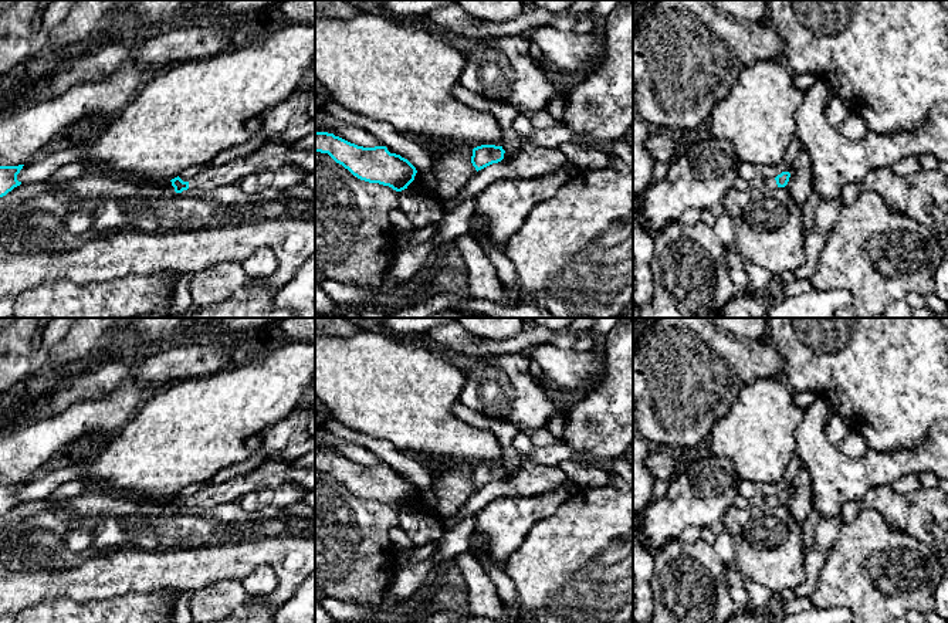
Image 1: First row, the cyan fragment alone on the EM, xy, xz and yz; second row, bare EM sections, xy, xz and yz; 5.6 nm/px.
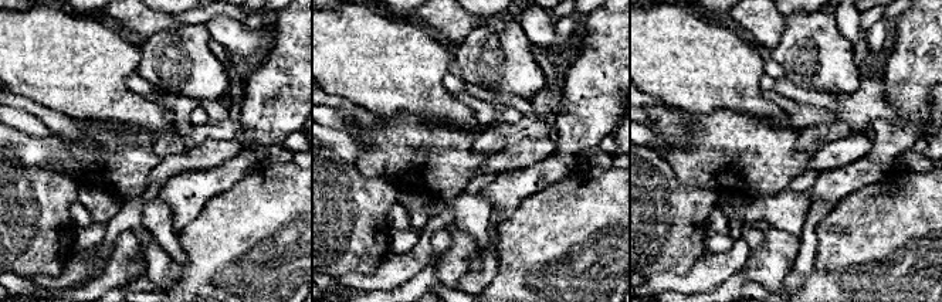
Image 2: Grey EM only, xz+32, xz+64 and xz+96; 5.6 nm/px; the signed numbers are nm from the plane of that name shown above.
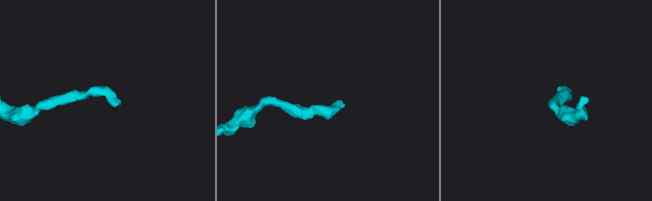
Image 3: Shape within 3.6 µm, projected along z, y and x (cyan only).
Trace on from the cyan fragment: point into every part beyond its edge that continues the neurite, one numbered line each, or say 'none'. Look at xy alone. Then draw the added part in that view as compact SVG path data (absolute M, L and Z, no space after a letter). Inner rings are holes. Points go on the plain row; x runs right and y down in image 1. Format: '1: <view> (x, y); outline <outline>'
1: xy (274, 473); outline M272 460L255 471L237 475L219 485L203 488L189 498L189 507L213 507L238 501L246 492L271 488L282 483L295 483L307 490L315 488L315 465L292 467L290 463Z

